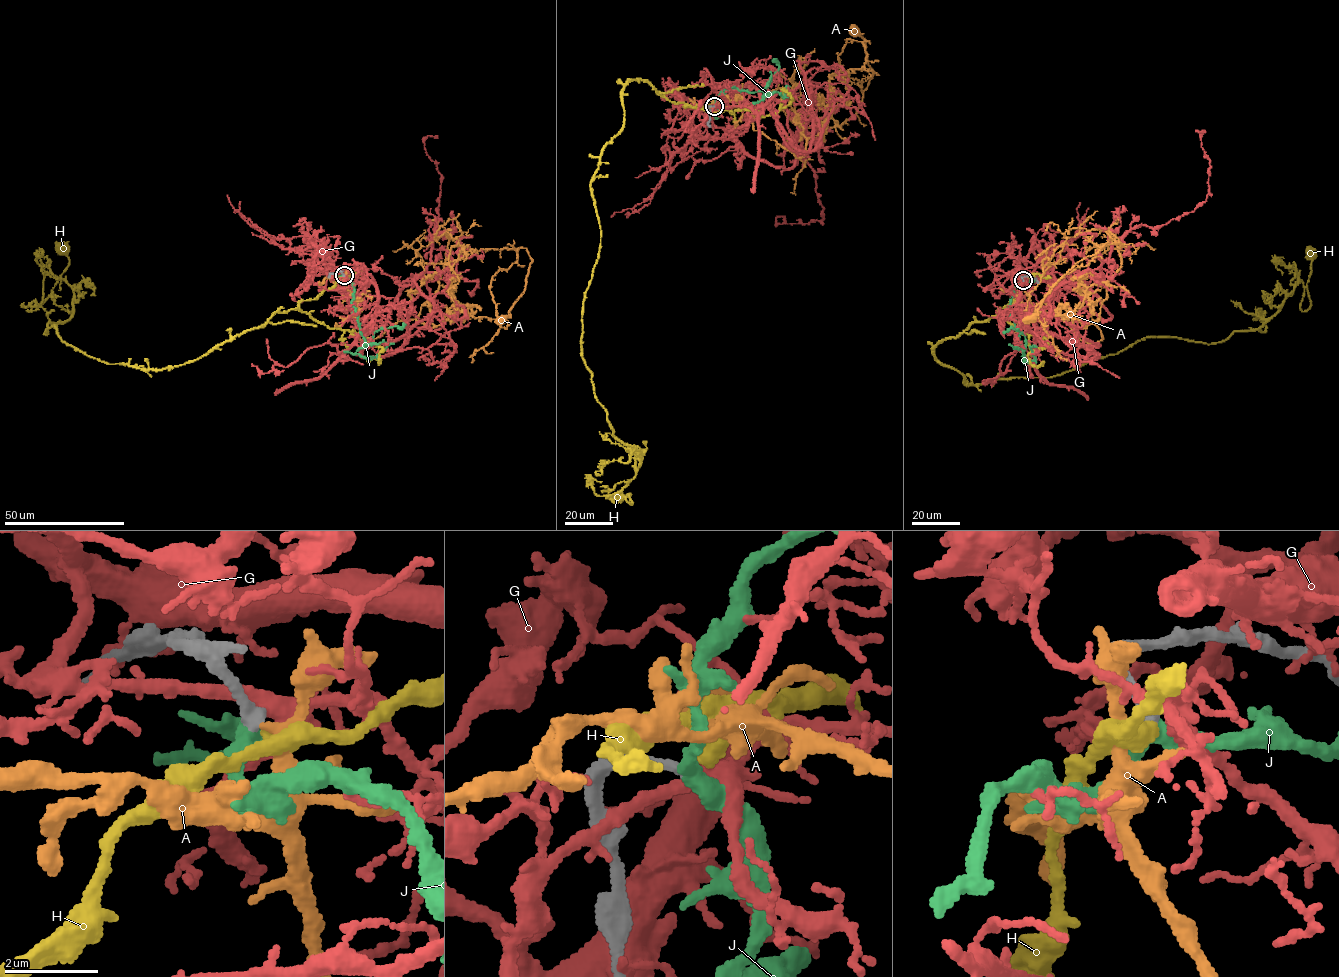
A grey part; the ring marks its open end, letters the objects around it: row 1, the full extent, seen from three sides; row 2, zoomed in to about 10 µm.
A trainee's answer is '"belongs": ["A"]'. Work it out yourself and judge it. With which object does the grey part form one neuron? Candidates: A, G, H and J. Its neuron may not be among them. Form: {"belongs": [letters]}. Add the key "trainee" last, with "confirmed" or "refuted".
{"belongs": ["A"], "trainee": "confirmed"}

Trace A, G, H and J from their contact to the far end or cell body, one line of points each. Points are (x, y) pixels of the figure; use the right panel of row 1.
A: (1023, 281), (1032, 314), (1057, 312), (1094, 344), (1121, 265), (1106, 231), (1124, 244), (1074, 264), (1030, 319)
G: (1024, 280), (1054, 278), (1111, 319), (1093, 270), (1132, 229), (1205, 201), (1205, 130)
H: (1023, 281), (932, 348), (965, 384), (1147, 337), (1222, 342), (1300, 280), (1308, 310), (1310, 254)
J: (1023, 281), (1015, 284), (1008, 309), (1024, 349), (1024, 335), (1011, 328), (1002, 332)

